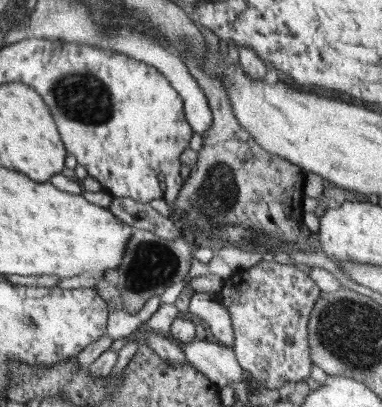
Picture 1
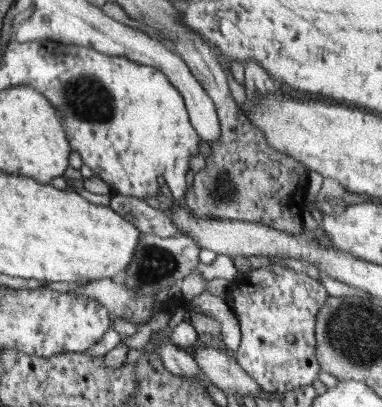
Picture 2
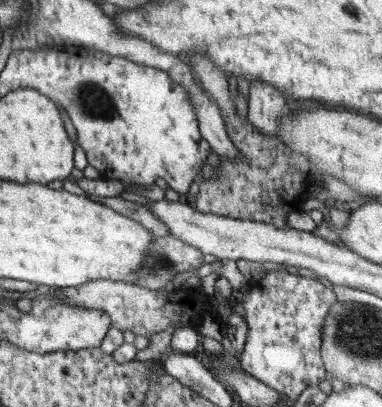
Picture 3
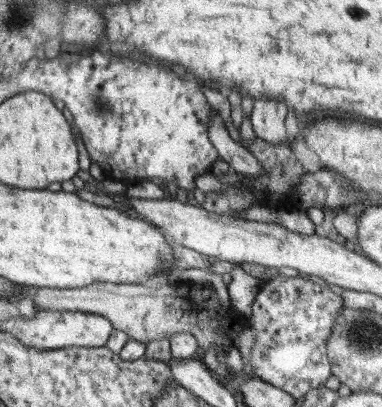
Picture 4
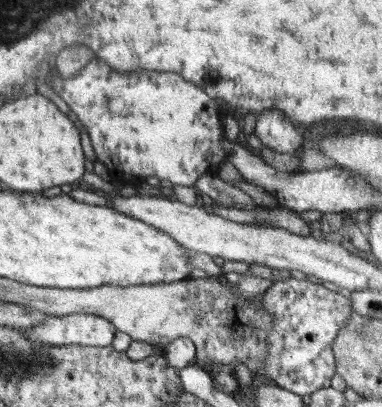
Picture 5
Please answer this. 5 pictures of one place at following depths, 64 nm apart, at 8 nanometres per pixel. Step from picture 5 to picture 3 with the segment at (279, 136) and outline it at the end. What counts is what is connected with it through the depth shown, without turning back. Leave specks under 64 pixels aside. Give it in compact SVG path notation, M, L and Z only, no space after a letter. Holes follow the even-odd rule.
M251 80L251 82L249 82L247 120L259 134L267 134L273 138L277 132L277 124L283 116L285 100L279 90L265 86L261 80Z

